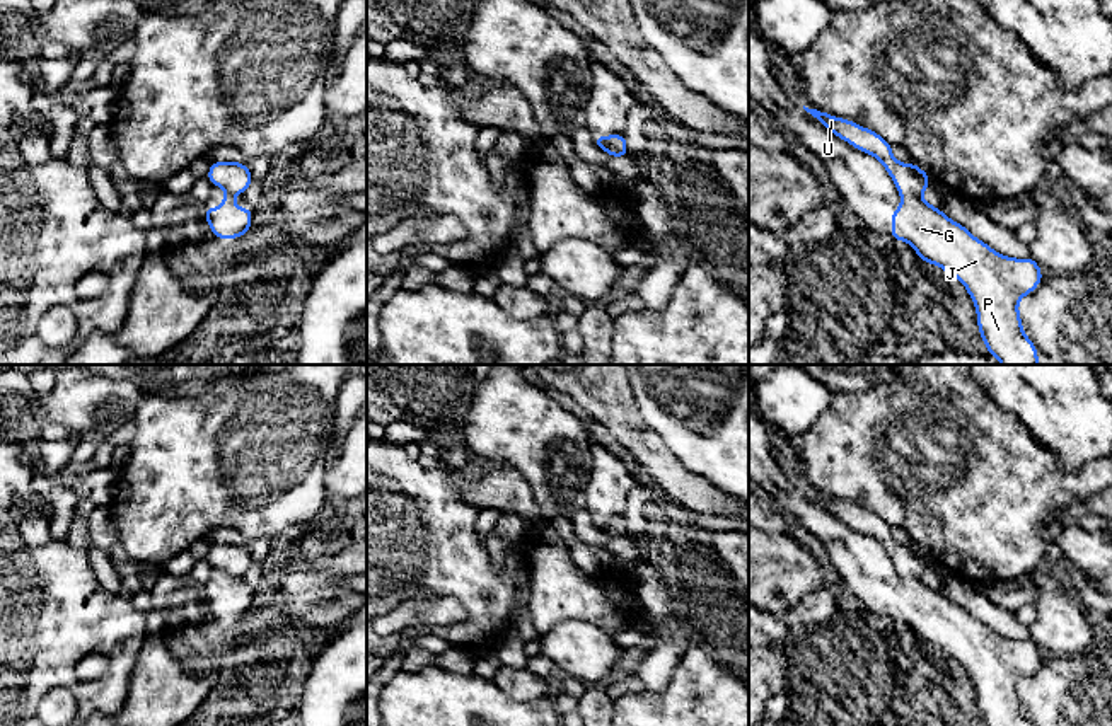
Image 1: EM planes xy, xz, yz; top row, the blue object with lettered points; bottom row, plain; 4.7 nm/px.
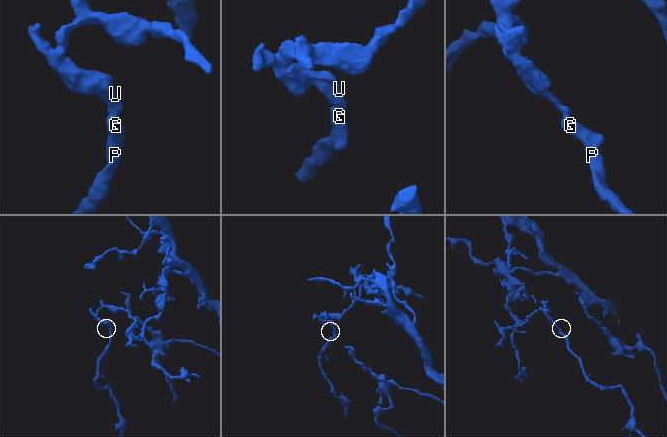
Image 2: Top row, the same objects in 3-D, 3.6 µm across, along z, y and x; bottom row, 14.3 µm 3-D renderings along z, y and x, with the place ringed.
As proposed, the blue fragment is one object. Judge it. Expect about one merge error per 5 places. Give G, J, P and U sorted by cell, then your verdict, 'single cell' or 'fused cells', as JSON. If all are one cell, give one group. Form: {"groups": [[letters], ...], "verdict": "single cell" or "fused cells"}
{"groups": [["G", "J", "P"], ["U"]], "verdict": "fused cells"}

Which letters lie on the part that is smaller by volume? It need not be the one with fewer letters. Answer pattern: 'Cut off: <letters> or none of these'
Cut off: G, J, P

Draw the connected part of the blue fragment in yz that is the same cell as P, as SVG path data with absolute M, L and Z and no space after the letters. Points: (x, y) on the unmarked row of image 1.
M906 576L892 593L890 620L907 624L923 644L940 648L962 663L976 687L984 726L1034 726L1018 694L1018 683L1044 661L1032 639L1006 639L940 590Z

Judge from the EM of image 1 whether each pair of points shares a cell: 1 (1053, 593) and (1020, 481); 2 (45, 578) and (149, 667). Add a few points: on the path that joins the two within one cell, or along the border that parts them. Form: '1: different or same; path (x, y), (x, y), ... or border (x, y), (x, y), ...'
1: different; border (1037, 566), (1025, 573)
2: different; border (147, 634), (137, 655), (127, 696)

